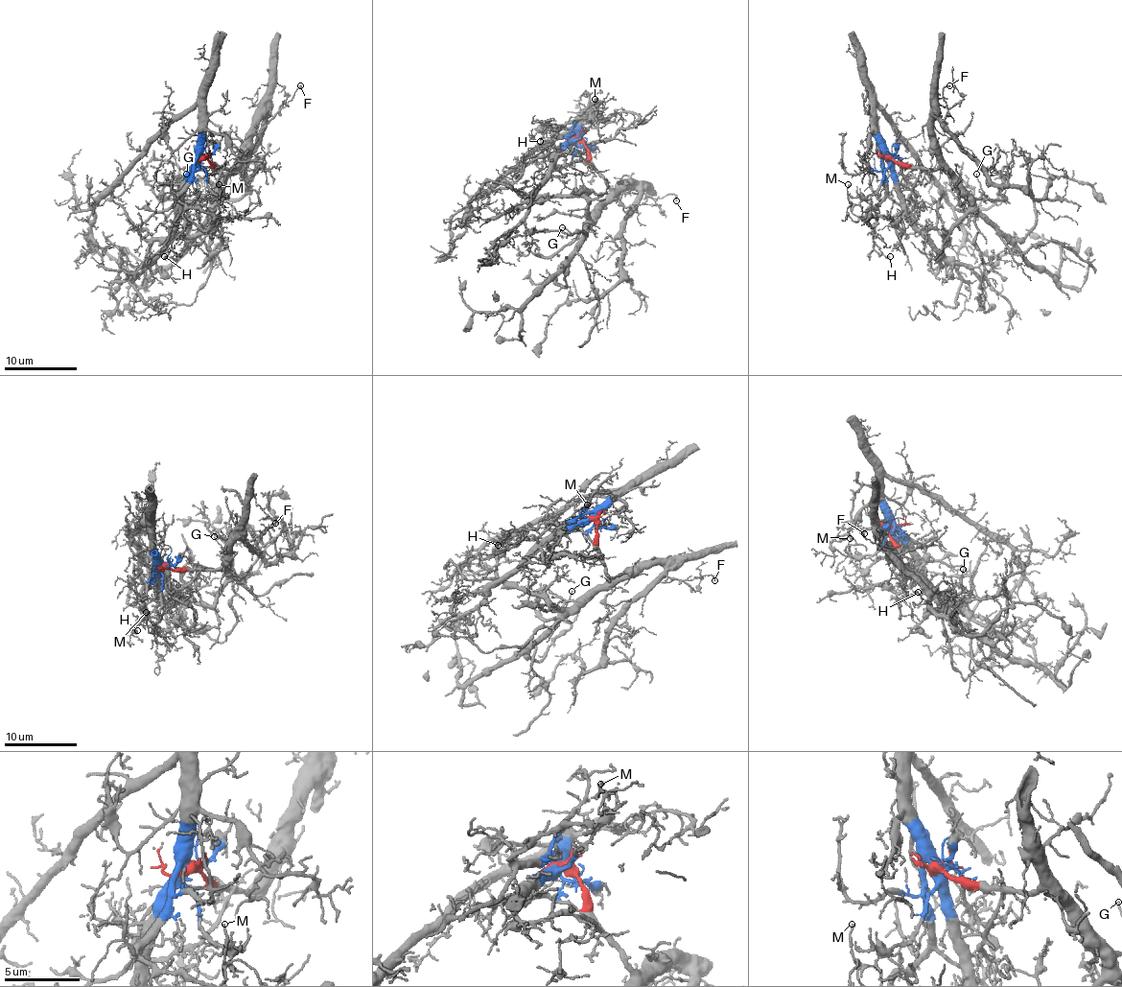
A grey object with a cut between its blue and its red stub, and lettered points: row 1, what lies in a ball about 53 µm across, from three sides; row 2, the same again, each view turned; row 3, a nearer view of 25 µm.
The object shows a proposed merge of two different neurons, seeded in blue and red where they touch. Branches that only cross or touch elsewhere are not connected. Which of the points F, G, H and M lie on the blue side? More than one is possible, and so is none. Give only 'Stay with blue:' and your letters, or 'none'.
Stay with blue: H, M

